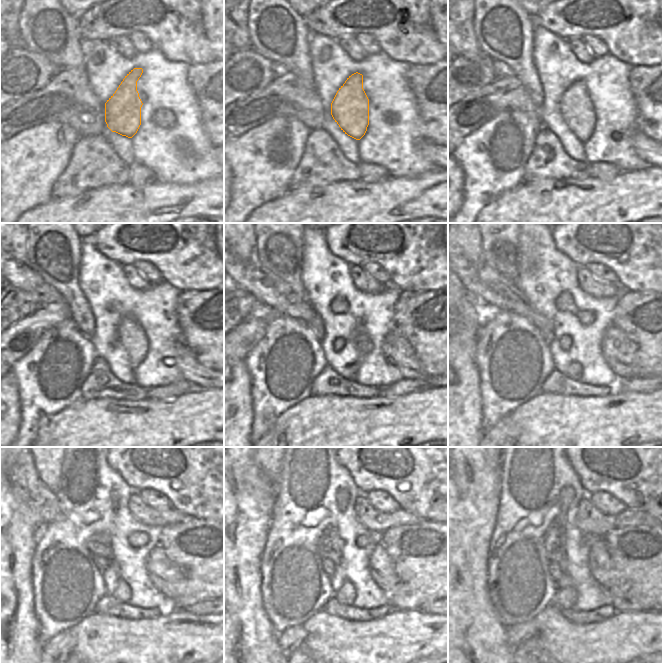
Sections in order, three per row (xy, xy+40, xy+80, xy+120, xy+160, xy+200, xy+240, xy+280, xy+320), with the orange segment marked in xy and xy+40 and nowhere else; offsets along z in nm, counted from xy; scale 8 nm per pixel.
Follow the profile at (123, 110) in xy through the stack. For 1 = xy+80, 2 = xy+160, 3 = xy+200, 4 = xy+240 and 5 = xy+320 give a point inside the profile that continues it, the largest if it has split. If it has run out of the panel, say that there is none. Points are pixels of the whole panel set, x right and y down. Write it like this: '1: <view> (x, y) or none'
1: xy+80 (577, 110)
2: xy+160 (360, 339)
3: xy+200 (574, 371)
4: xy+240 (123, 592)
5: xy+320 (564, 599)

